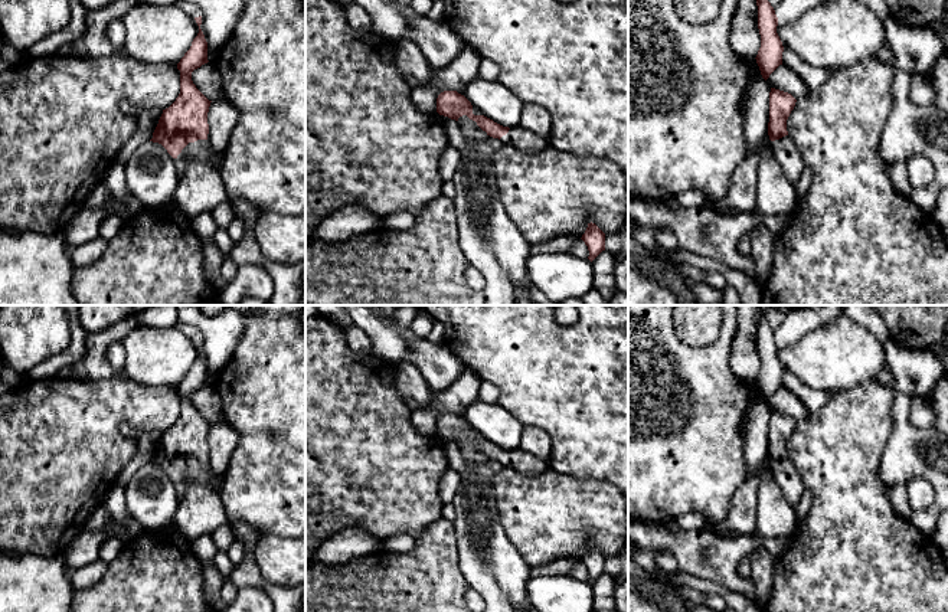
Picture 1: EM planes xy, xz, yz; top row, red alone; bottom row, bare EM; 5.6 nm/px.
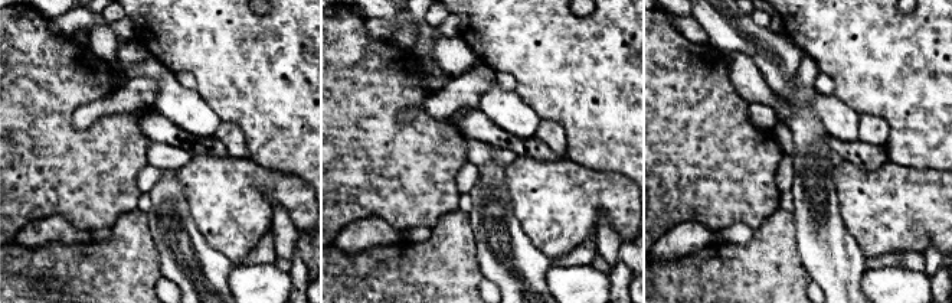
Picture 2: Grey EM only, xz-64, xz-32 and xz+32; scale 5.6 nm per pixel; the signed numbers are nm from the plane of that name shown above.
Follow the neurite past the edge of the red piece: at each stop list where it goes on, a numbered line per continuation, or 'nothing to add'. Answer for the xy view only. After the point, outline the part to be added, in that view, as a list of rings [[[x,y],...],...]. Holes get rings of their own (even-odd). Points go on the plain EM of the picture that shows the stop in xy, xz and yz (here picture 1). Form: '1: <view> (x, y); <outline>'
1: xy (199, 473); [[[197,462],[194,465],[189,465],[182,475],[174,481],[176,492],[180,497],[189,482],[197,482],[203,487],[207,487],[216,492],[220,492],[222,481],[215,480],[209,474],[207,462]]]

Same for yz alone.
1: yz (784, 473); [[[790,458],[772,464],[772,475],[781,488],[784,497],[794,505],[800,504],[800,500],[805,491],[805,485],[800,478]]]

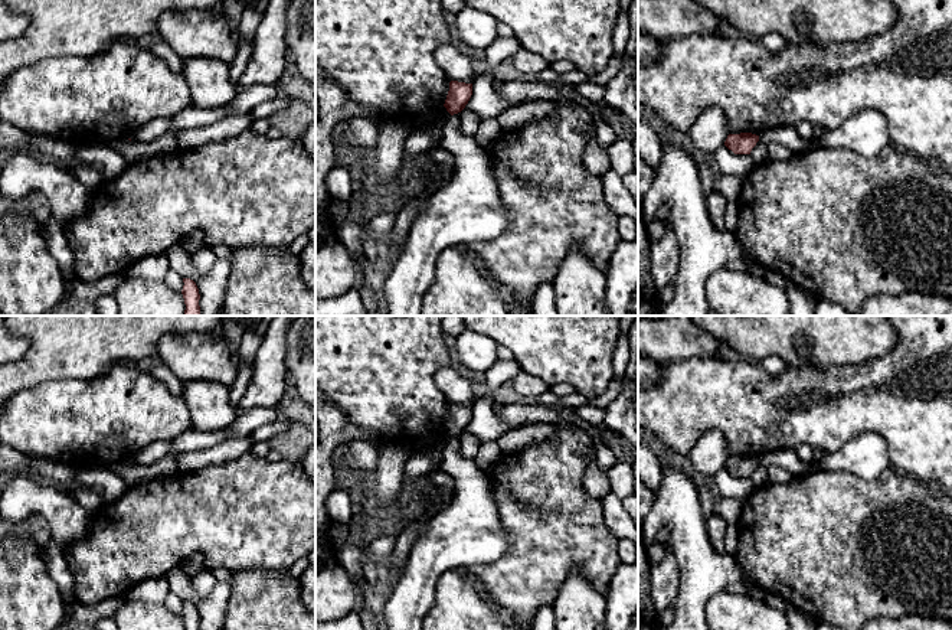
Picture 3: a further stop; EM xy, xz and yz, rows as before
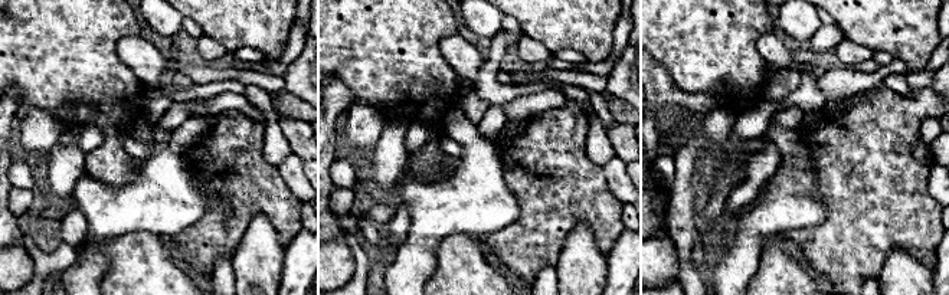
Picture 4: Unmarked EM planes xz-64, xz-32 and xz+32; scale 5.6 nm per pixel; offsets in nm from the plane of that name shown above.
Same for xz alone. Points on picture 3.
nothing to add

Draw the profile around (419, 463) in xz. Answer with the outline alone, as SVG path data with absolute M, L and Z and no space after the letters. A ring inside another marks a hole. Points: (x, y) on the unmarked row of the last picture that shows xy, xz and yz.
M442 438L426 450L410 453L405 464L405 482L415 482L431 471L439 470L448 438Z

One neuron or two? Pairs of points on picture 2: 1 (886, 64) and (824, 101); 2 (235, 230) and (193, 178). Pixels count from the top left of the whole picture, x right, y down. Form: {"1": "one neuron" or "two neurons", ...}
{"1": "two neurons", "2": "one neuron"}

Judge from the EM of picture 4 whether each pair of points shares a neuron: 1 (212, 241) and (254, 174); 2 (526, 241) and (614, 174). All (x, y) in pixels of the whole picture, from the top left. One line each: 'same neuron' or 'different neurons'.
1: same neuron
2: different neurons

